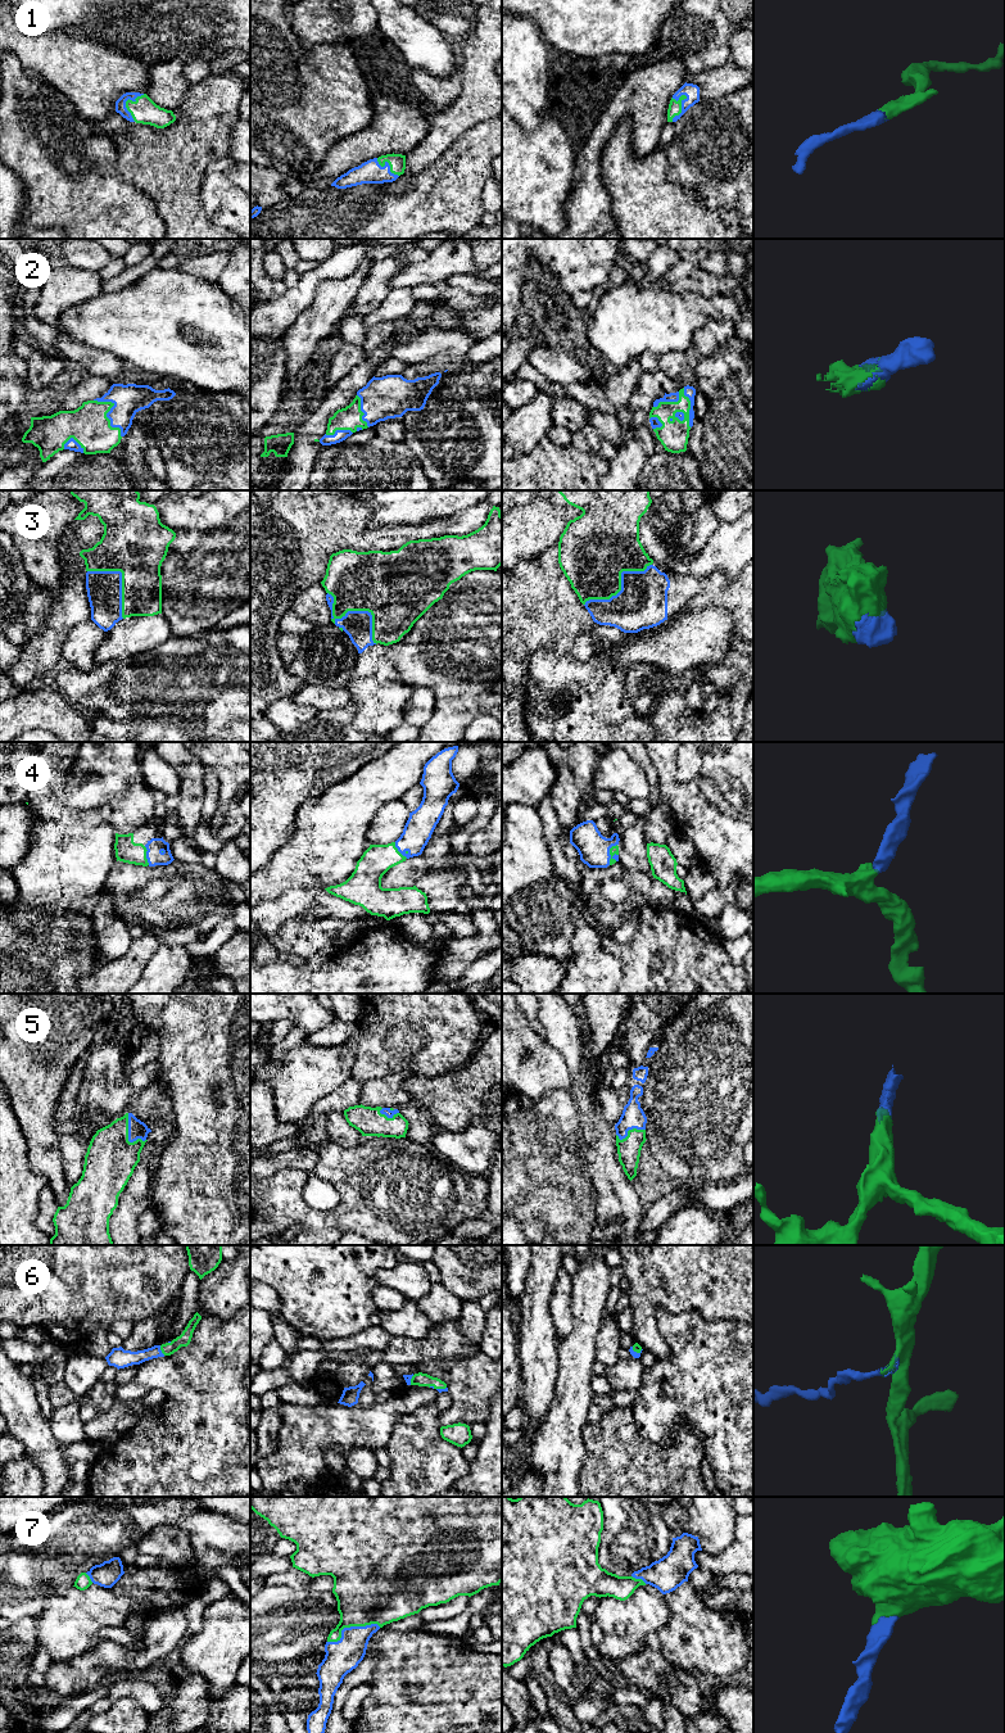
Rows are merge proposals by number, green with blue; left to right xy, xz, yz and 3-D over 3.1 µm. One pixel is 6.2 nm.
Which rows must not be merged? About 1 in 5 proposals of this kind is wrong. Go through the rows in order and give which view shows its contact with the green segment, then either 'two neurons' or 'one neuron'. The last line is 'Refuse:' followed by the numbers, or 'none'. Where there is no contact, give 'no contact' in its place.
1: yz | one neuron
2: xy | one neuron
3: xz | one neuron
4: yz | one neuron
5: xy | one neuron
6: xy | one neuron
7: xz | one neuron
Refuse: none

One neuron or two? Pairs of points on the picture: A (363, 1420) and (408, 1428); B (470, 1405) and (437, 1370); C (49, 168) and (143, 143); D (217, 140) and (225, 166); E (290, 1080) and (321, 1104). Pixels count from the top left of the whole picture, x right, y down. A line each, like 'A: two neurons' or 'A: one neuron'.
A: two neurons
B: one neuron
C: two neurons
D: two neurons
E: two neurons

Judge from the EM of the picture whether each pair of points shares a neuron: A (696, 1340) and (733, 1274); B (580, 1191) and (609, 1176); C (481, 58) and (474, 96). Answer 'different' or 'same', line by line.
A: different
B: different
C: same

